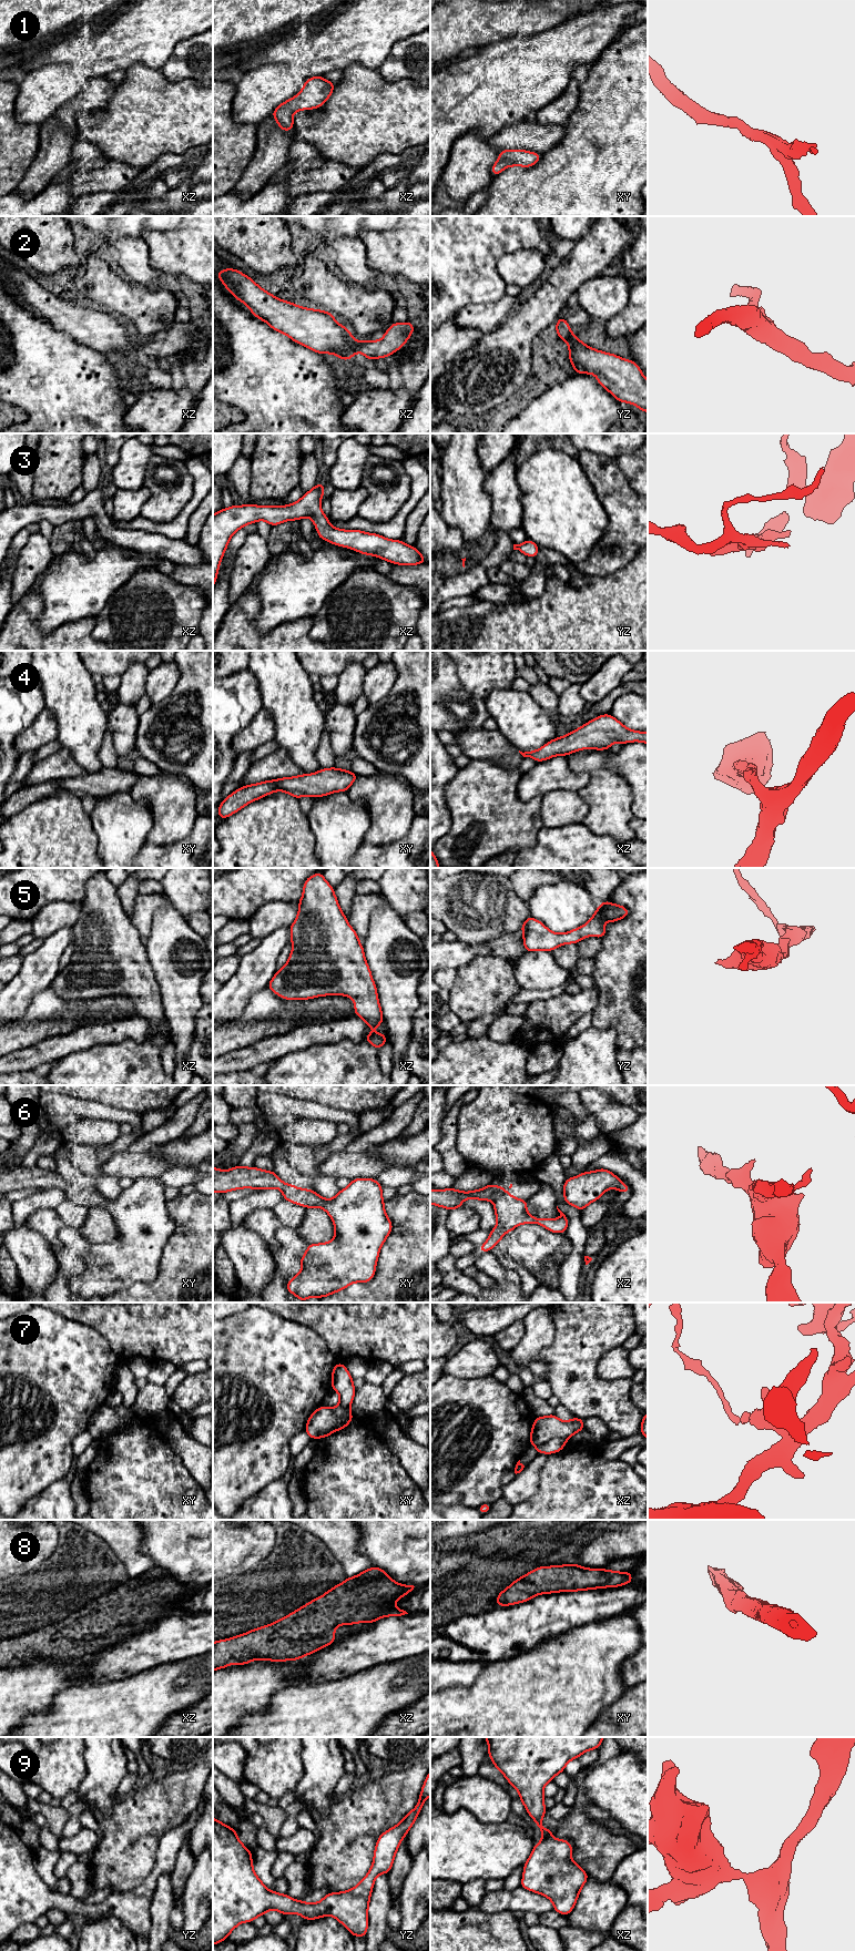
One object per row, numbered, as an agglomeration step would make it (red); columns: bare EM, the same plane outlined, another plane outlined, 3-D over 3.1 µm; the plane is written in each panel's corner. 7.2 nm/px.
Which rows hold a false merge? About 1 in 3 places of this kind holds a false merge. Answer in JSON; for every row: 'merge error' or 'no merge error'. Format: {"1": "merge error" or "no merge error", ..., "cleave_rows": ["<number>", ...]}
{"1": "no merge error", "2": "no merge error", "3": "no merge error", "4": "no merge error", "5": "no merge error", "6": "merge error", "7": "merge error", "8": "no merge error", "9": "no merge error", "cleave_rows": ["6", "7"]}

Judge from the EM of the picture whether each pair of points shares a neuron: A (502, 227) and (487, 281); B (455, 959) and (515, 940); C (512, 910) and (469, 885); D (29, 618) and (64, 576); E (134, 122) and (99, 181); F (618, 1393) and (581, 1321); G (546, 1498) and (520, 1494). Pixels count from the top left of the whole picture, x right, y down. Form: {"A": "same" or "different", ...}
{"A": "same", "B": "same", "C": "same", "D": "different", "E": "different", "F": "same", "G": "different"}

